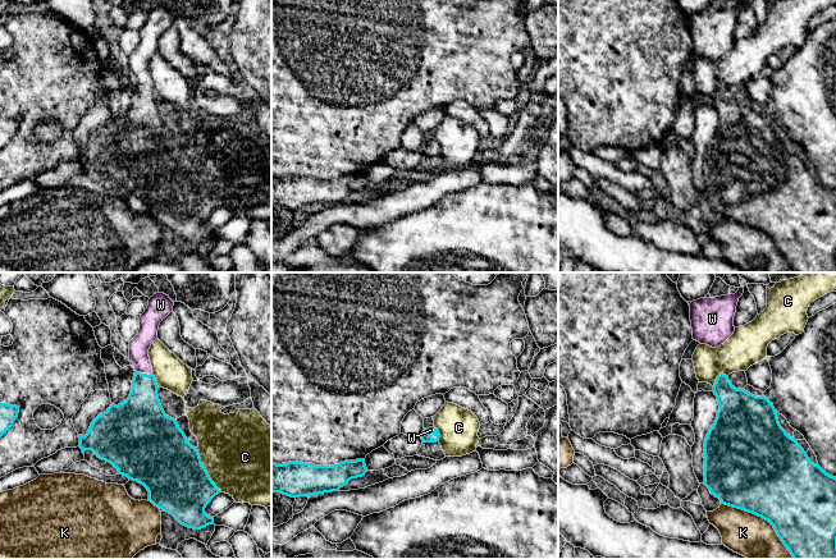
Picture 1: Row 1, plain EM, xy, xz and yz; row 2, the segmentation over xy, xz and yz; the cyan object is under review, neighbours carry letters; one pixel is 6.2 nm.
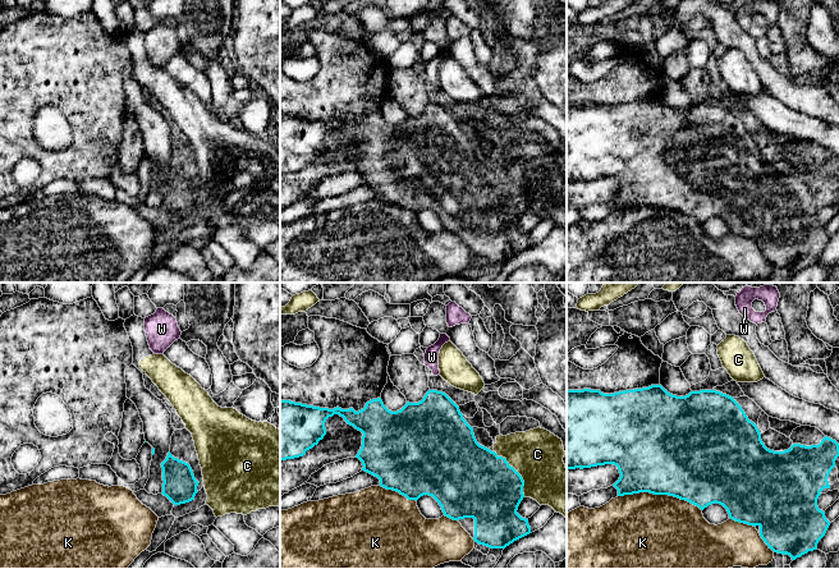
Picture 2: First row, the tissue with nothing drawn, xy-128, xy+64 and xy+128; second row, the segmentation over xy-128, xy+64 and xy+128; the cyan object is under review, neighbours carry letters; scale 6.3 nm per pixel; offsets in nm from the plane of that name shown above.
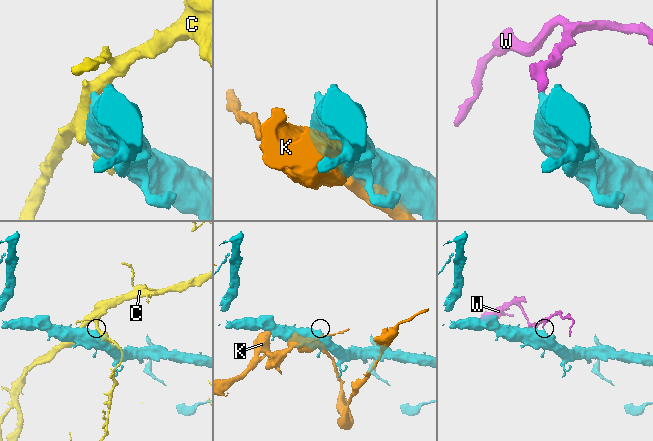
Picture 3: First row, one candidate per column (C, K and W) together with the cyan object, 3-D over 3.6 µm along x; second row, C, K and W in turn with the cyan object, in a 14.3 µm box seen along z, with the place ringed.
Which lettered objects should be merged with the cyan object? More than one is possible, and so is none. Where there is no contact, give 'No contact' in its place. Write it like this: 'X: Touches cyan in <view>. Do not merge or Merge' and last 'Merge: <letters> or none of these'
C: Touches cyan in xy. Do not merge
K: Touches cyan in yz. Do not merge
W: Touches cyan in xy. Merge
Merge: W

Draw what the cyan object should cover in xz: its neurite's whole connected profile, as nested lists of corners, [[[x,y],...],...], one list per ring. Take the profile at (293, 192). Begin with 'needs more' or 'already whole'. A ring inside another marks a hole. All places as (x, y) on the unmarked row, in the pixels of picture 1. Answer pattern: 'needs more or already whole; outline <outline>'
already whole; outline [[[365,173],[344,174],[334,179],[271,177],[271,206],[298,211],[338,205],[350,193],[362,191],[366,185]]]

